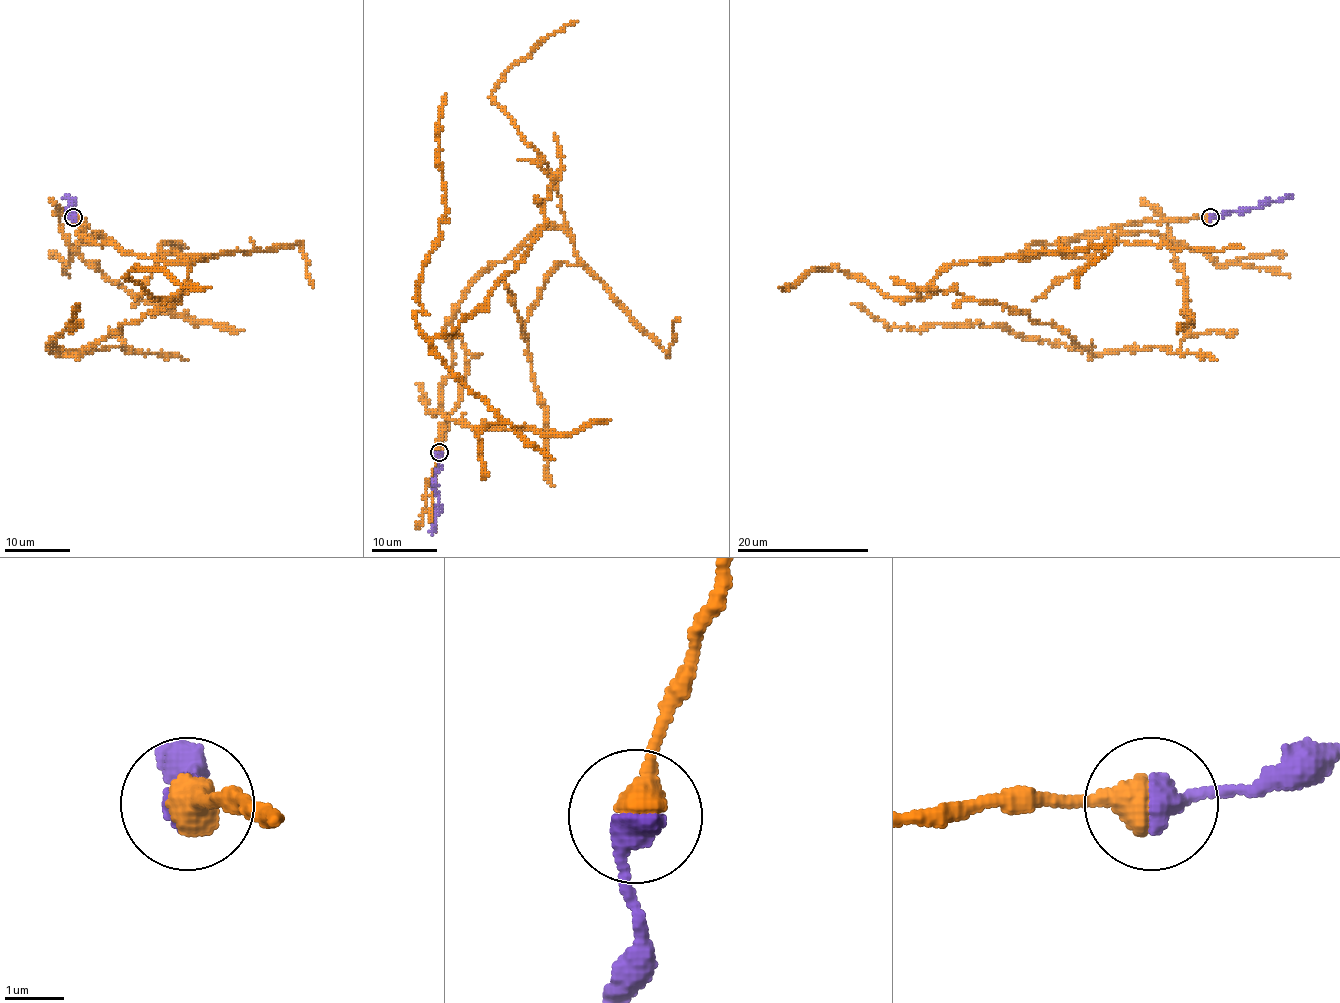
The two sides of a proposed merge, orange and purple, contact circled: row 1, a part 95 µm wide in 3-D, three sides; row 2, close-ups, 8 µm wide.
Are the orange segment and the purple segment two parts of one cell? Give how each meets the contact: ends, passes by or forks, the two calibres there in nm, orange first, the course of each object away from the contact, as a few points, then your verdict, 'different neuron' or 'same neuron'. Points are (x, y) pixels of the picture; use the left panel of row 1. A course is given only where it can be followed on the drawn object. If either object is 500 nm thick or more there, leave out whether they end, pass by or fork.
550 nm thick on the orange side, 550 nm on the other; orange runs (73, 217), (96, 243), (198, 260), (178, 301), (61, 355), (50, 342), (78, 324), (70, 329), (78, 303); purple runs (73, 217), (68, 210), (71, 205), (65, 196); same neuron

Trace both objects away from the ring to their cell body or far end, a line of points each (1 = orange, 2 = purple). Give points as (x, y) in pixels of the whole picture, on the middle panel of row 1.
1: (439, 452), (453, 307), (565, 216), (543, 162), (545, 226), (428, 340), (444, 94)
2: (439, 452), (439, 470), (435, 480), (438, 509), (431, 534)

